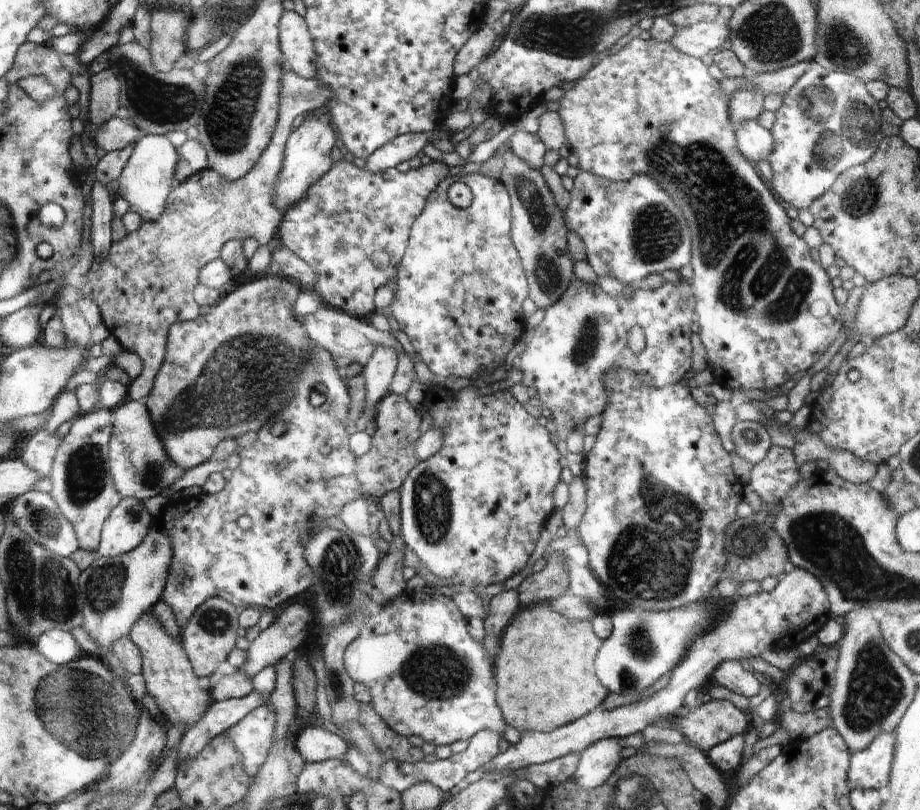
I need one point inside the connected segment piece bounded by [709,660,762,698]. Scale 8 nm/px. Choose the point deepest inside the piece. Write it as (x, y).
(730, 674)

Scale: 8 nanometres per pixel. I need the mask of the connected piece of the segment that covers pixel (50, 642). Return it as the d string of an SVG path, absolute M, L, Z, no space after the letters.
M60 629L44 632L34 644L36 650L54 664L66 664L70 660L78 660L78 656L84 656L76 638Z

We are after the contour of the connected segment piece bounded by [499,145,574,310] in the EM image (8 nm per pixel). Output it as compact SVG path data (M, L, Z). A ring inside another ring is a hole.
M501 145L502 158L504 158L504 168L502 168L499 180L506 186L511 200L511 231L510 238L518 251L522 268L526 274L529 298L536 304L537 308L546 310L552 306L566 292L574 276L574 261L568 252L568 232L564 220L563 210L555 204L555 198L544 177L539 170L532 170L524 160L520 160L513 152L503 151L505 145Z

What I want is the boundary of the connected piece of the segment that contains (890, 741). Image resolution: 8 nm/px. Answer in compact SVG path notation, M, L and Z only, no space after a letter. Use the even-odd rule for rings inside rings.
M882 732L864 749L851 751L848 786L884 791L894 760L895 732Z

